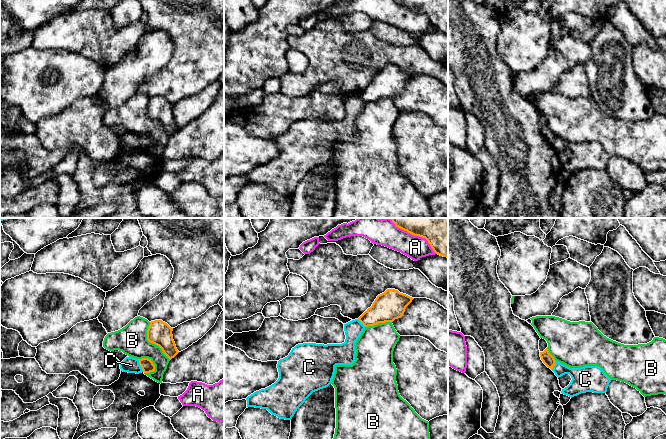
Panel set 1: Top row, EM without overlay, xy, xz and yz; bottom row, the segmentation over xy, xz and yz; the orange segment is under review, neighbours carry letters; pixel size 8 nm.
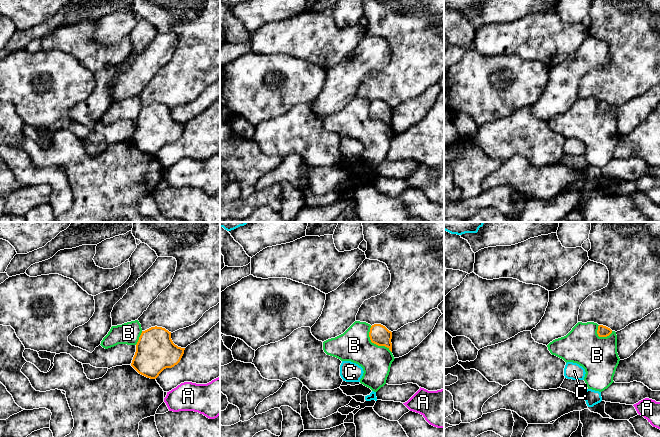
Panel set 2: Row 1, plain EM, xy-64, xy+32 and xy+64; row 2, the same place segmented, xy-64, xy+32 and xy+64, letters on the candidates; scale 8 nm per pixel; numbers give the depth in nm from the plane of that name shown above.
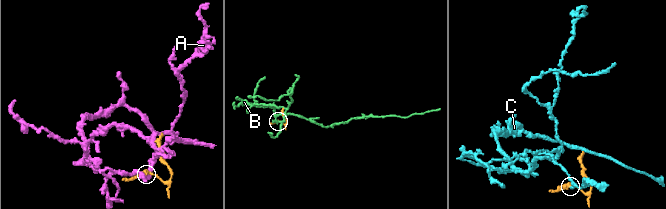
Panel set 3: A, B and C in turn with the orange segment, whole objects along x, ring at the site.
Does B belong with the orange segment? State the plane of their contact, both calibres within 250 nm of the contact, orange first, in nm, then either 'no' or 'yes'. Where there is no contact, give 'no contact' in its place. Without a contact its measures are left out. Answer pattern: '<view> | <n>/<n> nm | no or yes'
xy | 190/240 nm | no

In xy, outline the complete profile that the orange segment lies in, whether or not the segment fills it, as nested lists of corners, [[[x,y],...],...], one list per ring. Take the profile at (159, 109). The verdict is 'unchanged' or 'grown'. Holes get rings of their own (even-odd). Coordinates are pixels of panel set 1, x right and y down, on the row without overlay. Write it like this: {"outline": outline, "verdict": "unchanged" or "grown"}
{"outline": [[[162,96],[151,97],[147,106],[147,116],[159,122],[170,136],[179,129],[173,116],[172,107],[173,104]]], "verdict": "unchanged"}

